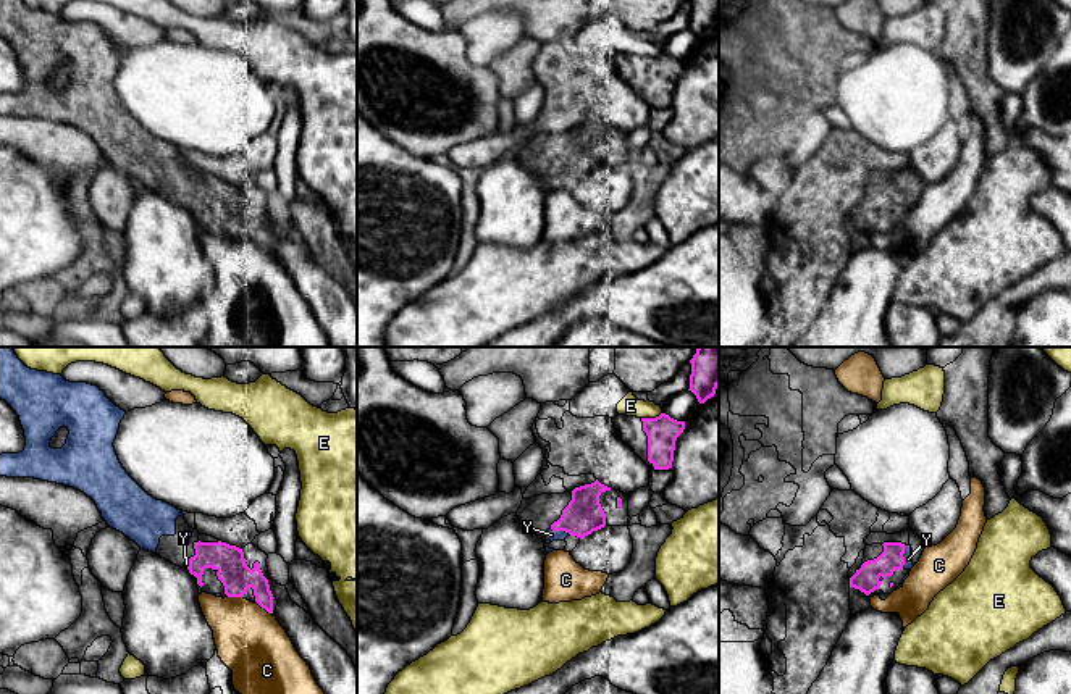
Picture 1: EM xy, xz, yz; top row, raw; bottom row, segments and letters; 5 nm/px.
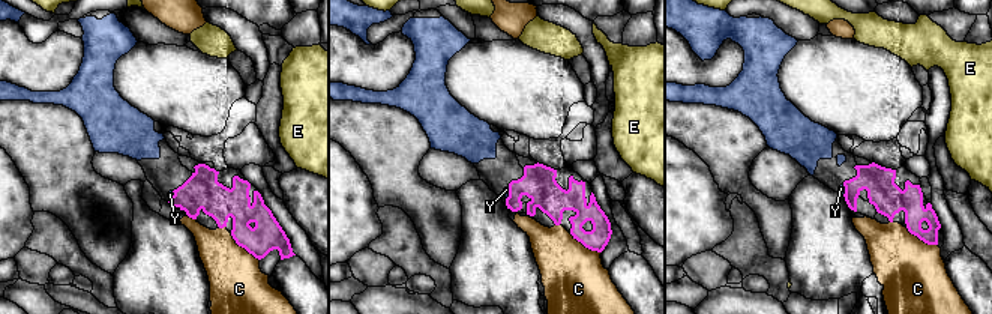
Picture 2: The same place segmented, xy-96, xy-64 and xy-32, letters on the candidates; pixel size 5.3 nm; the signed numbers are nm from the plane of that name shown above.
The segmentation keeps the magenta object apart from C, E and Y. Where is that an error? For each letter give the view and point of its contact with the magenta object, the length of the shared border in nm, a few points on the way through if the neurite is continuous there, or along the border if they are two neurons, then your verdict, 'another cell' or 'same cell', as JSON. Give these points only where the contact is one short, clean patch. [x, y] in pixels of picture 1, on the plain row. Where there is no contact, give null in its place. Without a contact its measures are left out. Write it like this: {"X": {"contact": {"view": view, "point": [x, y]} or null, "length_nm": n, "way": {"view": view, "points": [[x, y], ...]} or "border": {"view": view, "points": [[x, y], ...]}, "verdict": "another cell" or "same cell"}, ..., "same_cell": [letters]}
{"C": {"contact": {"view": "xy", "point": [236, 234]}, "length_nm": 80, "verdict": "another cell"}, "E": {"contact": {"view": "xz", "point": [651, 57]}, "length_nm": 120, "verdict": "another cell"}, "Y": {"contact": {"view": "yz", "point": [902, 194]}, "length_nm": 120, "way": {"view": "yz", "points": [[866, 217], [877, 205], [902, 194], [908, 197]]}, "verdict": "same cell"}, "same_cell": ["Y"]}

